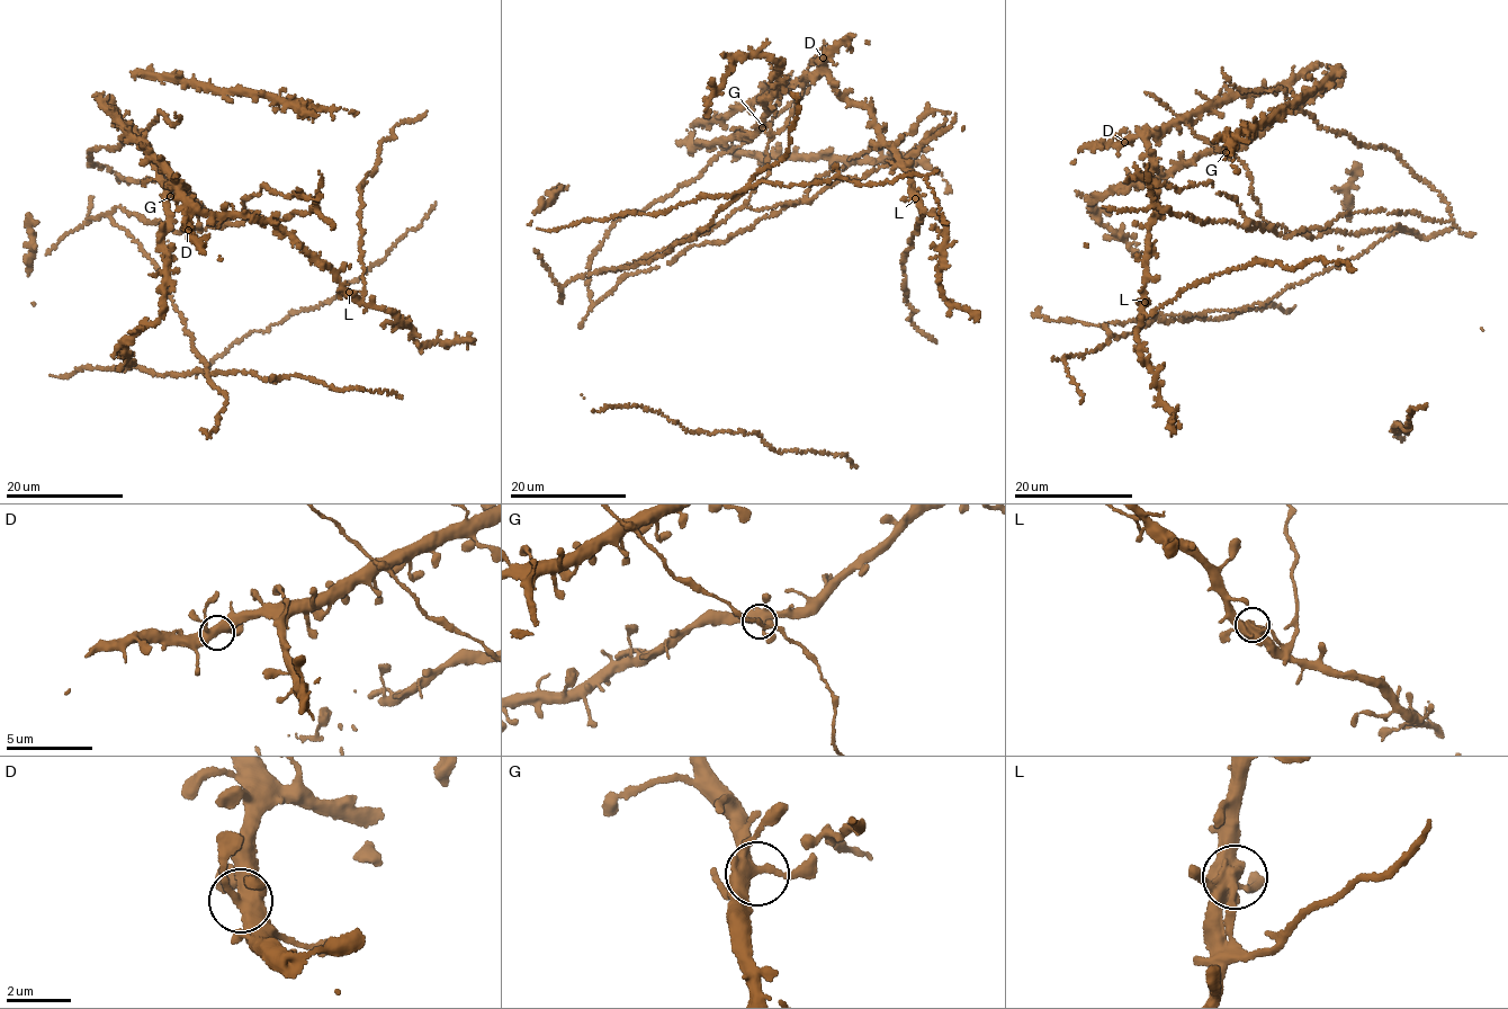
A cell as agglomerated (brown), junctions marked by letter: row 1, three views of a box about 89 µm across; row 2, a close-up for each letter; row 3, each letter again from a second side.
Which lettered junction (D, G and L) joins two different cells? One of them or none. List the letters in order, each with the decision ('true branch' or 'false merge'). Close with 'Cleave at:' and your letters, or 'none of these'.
D: true branch
G: true branch
L: false merge
Cleave at: L

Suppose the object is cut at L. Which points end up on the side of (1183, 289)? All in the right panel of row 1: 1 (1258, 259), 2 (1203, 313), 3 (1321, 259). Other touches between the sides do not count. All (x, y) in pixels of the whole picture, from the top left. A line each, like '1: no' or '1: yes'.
1: yes
2: no
3: yes

